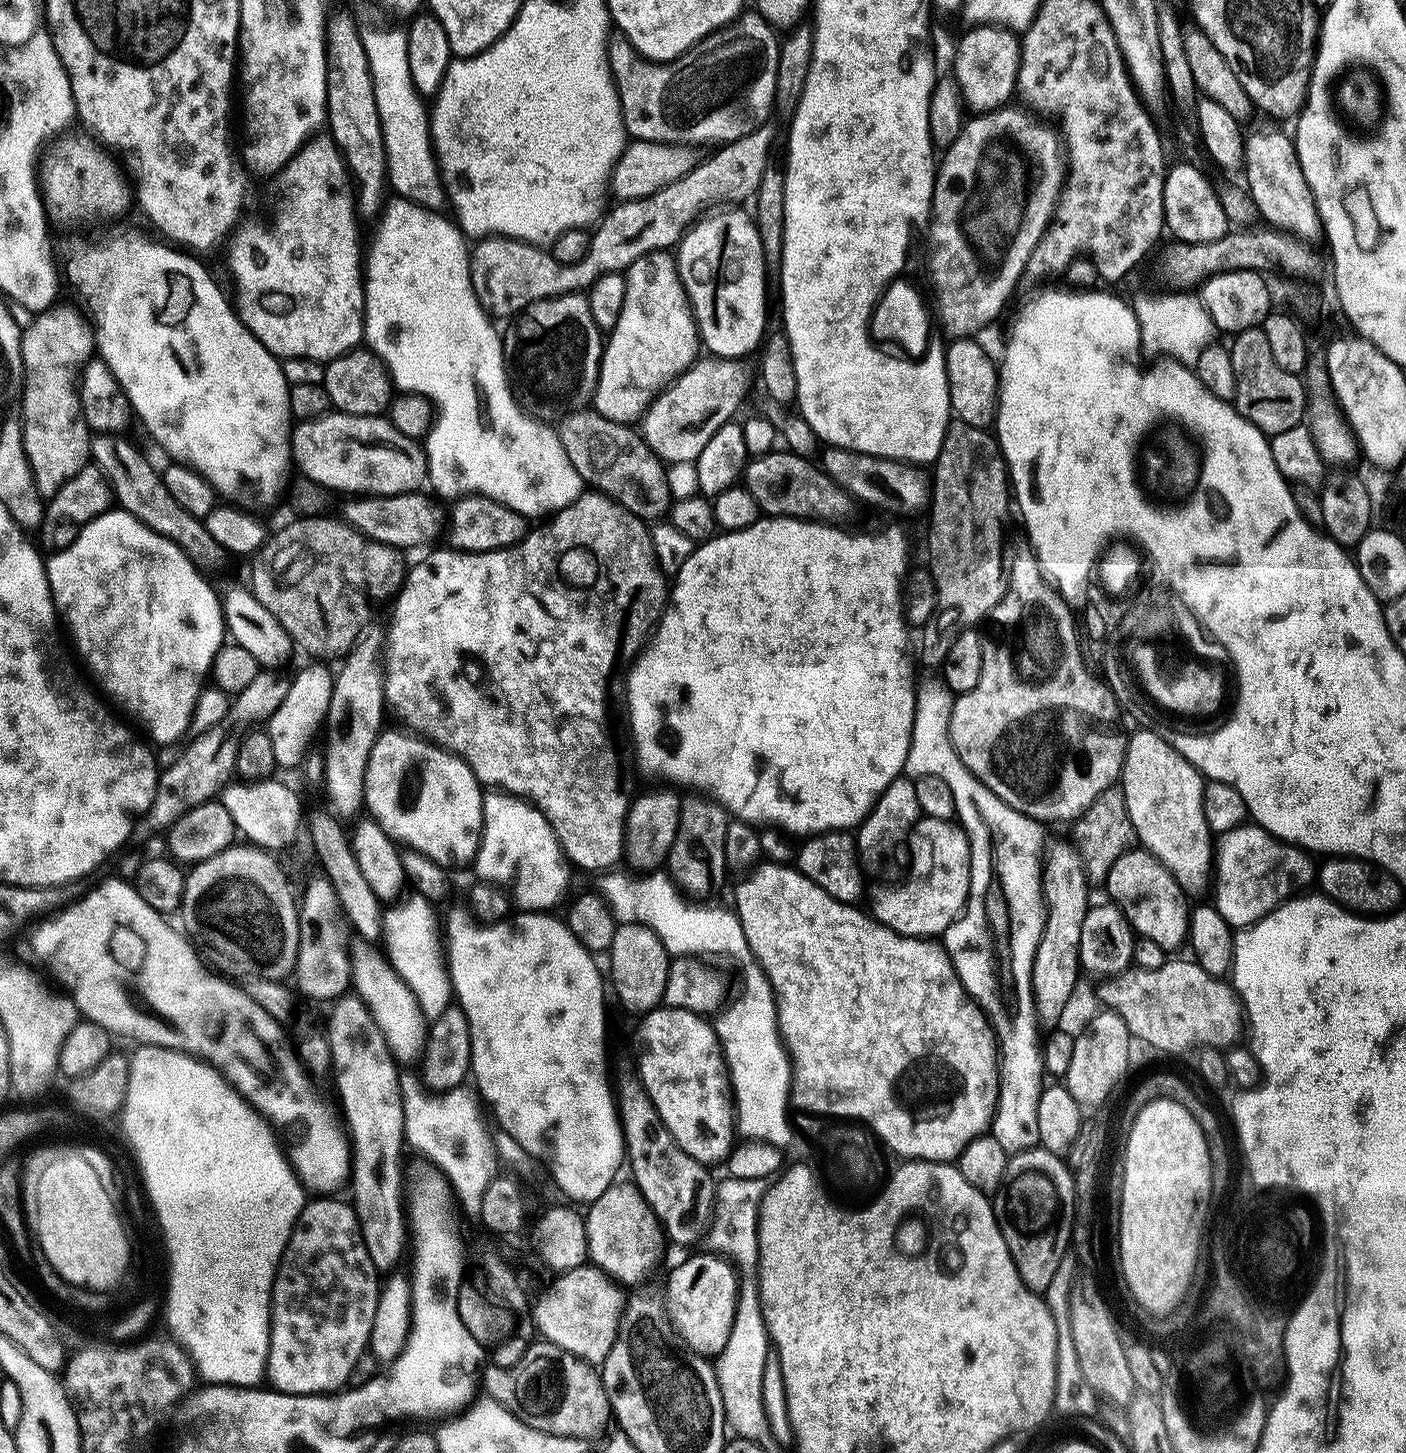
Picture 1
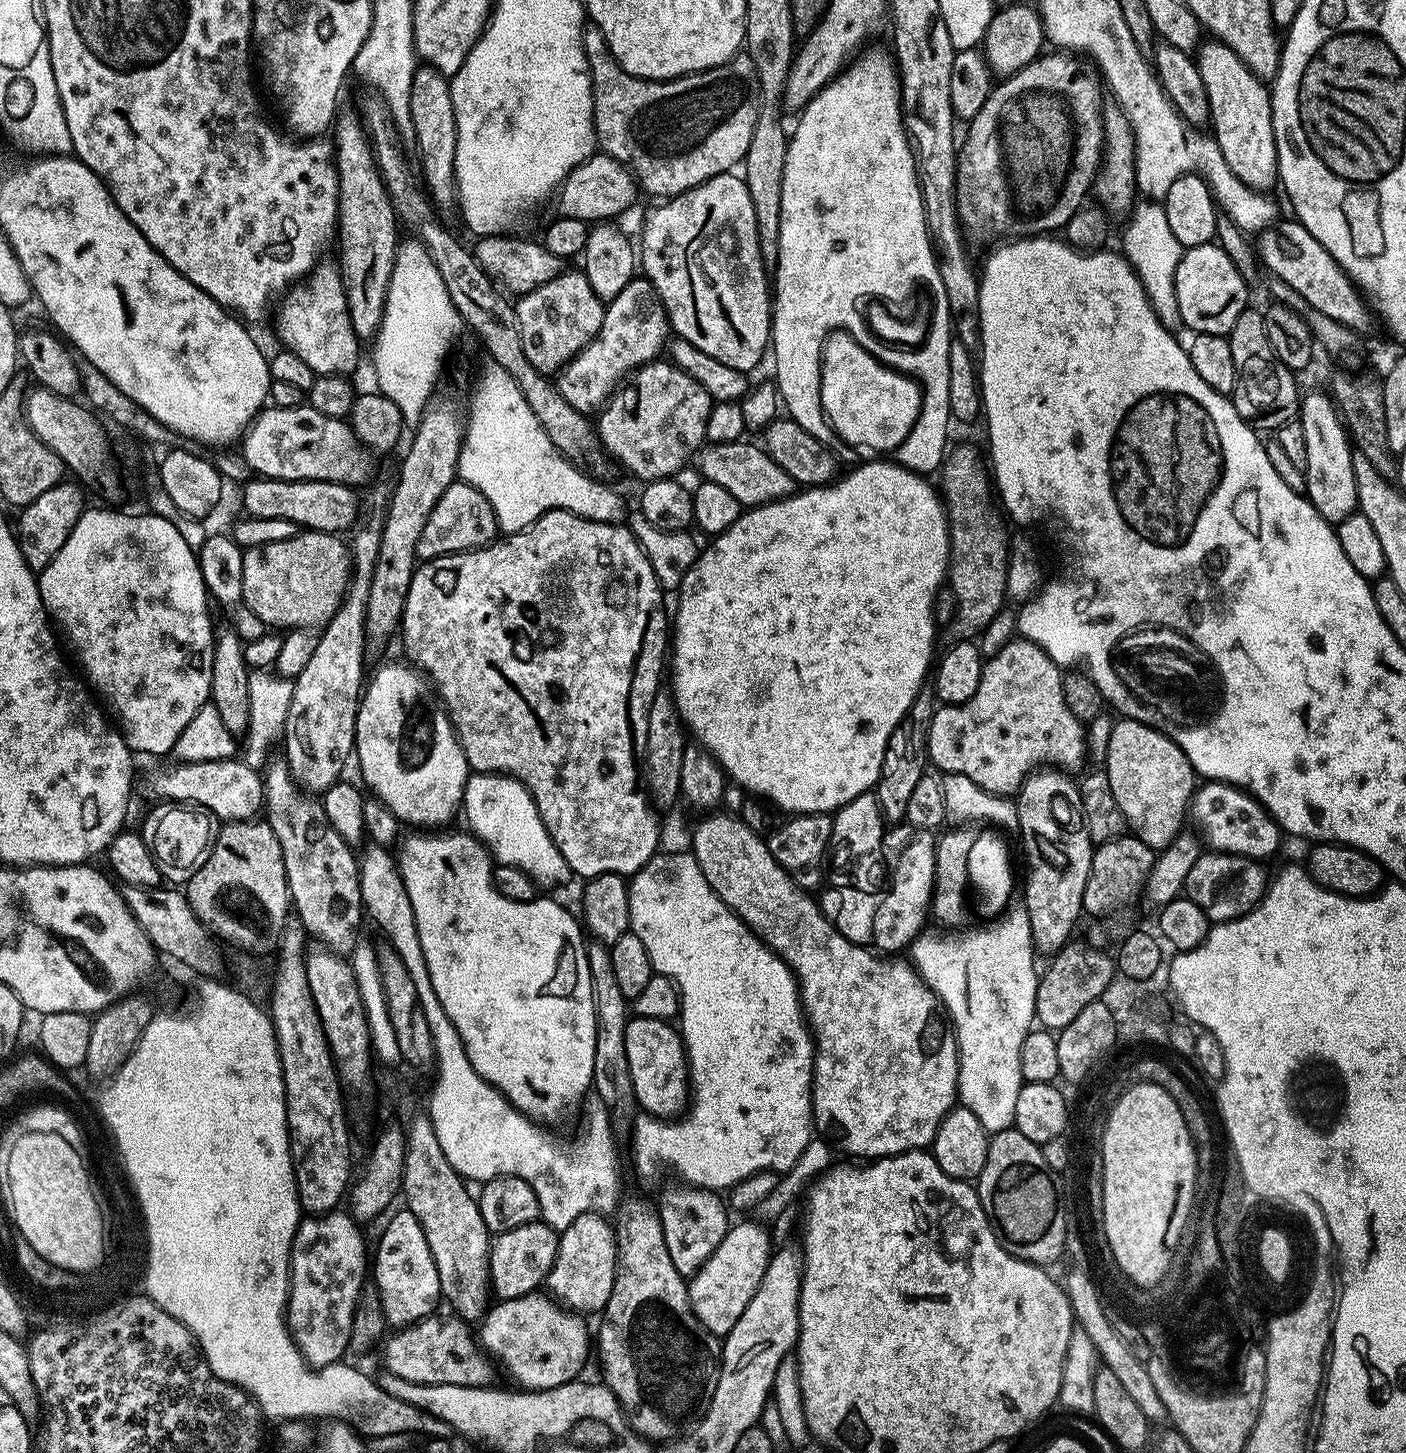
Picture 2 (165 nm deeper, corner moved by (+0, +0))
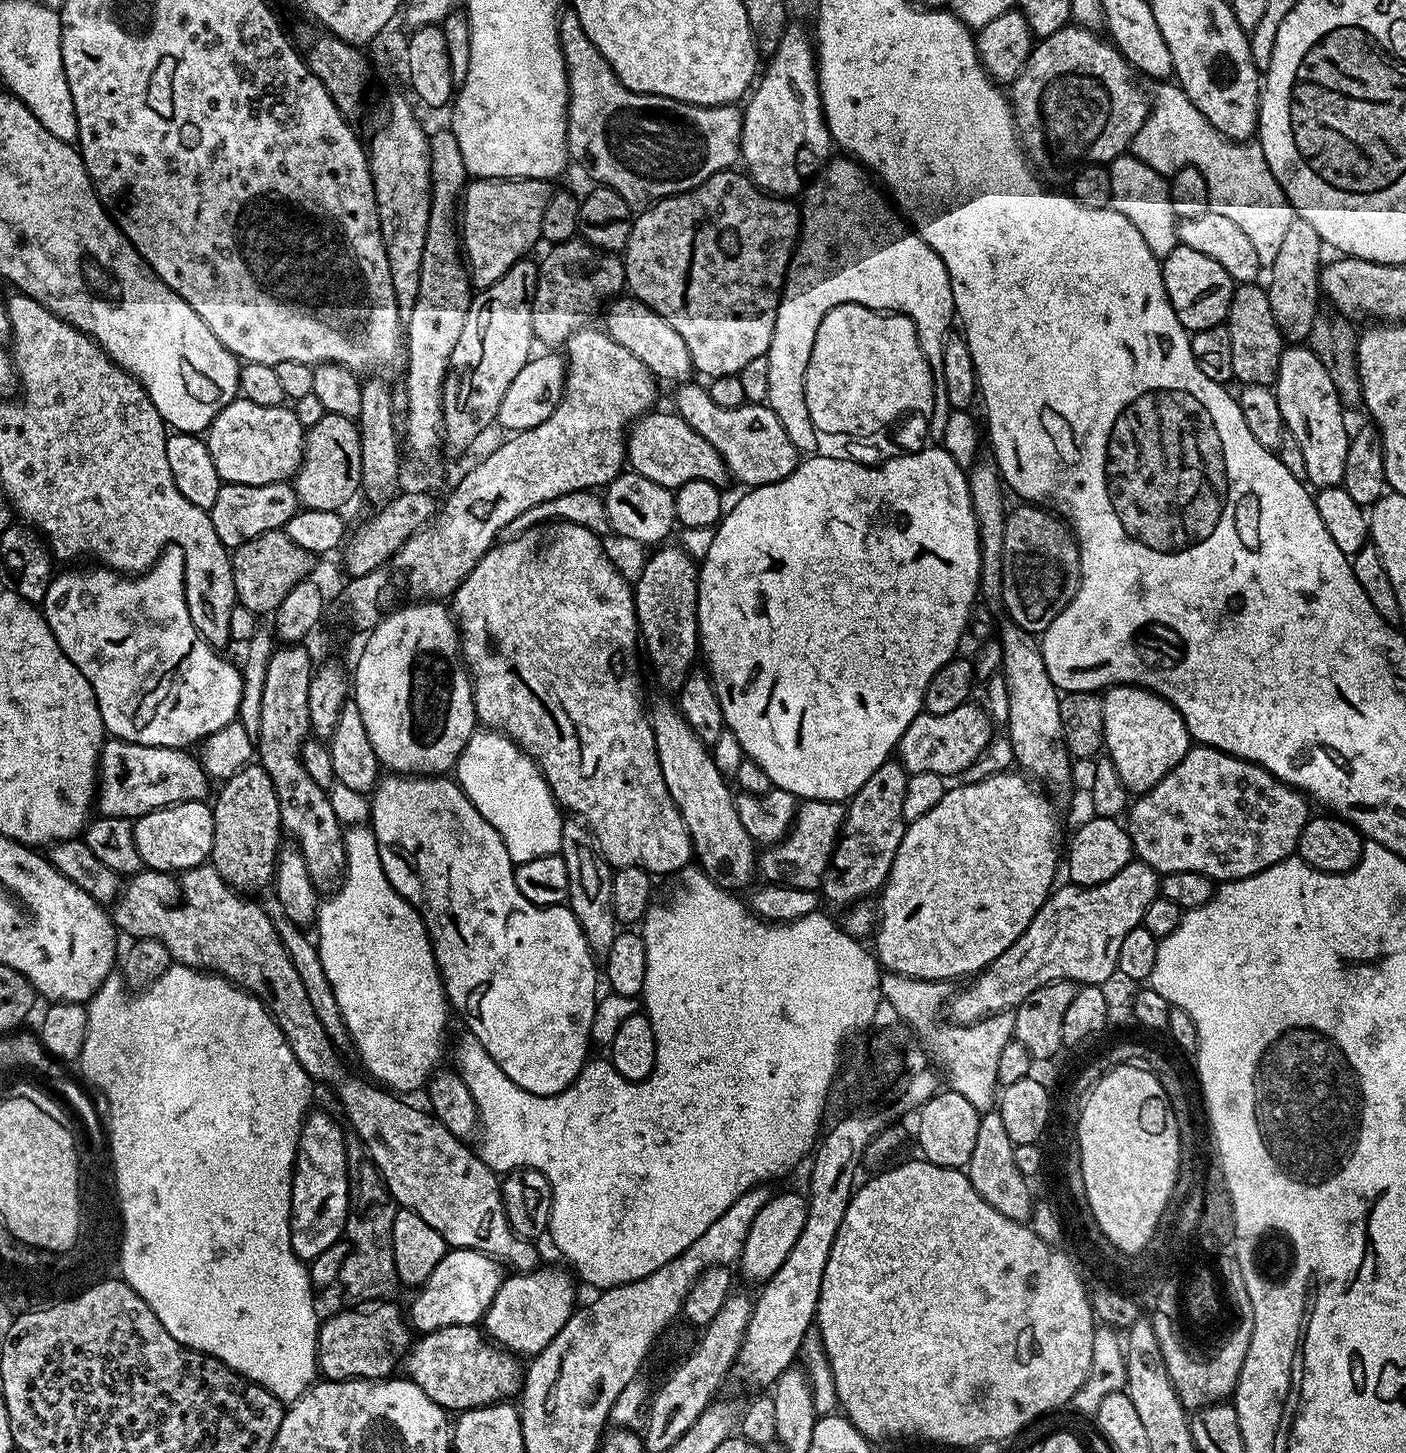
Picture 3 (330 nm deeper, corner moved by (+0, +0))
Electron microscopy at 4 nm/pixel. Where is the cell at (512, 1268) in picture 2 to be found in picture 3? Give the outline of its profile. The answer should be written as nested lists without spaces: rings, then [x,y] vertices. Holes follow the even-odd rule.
[[[448,1248],[442,1262],[430,1270],[426,1282],[415,1289],[416,1297],[406,1308],[406,1316],[413,1329],[423,1334],[442,1330],[446,1326],[479,1325],[490,1310],[494,1294],[498,1294],[506,1272],[500,1261],[482,1254],[478,1250]]]

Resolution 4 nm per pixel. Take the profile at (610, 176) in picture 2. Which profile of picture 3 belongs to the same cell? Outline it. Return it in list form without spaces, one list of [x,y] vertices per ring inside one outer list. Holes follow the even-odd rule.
[[[473,179],[462,193],[462,203],[458,208],[458,239],[462,245],[462,255],[470,269],[470,279],[477,289],[488,288],[510,266],[525,259],[528,252],[540,240],[542,214],[546,214],[548,199],[553,189],[547,180],[482,180]]]

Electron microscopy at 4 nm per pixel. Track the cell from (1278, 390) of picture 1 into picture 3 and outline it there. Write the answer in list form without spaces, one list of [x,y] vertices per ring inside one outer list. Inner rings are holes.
[[[1237,283],[1232,290],[1232,301],[1226,321],[1230,330],[1230,347],[1234,354],[1234,377],[1241,385],[1275,385],[1280,355],[1286,341],[1274,322],[1274,310],[1270,310],[1270,298],[1259,283]]]

